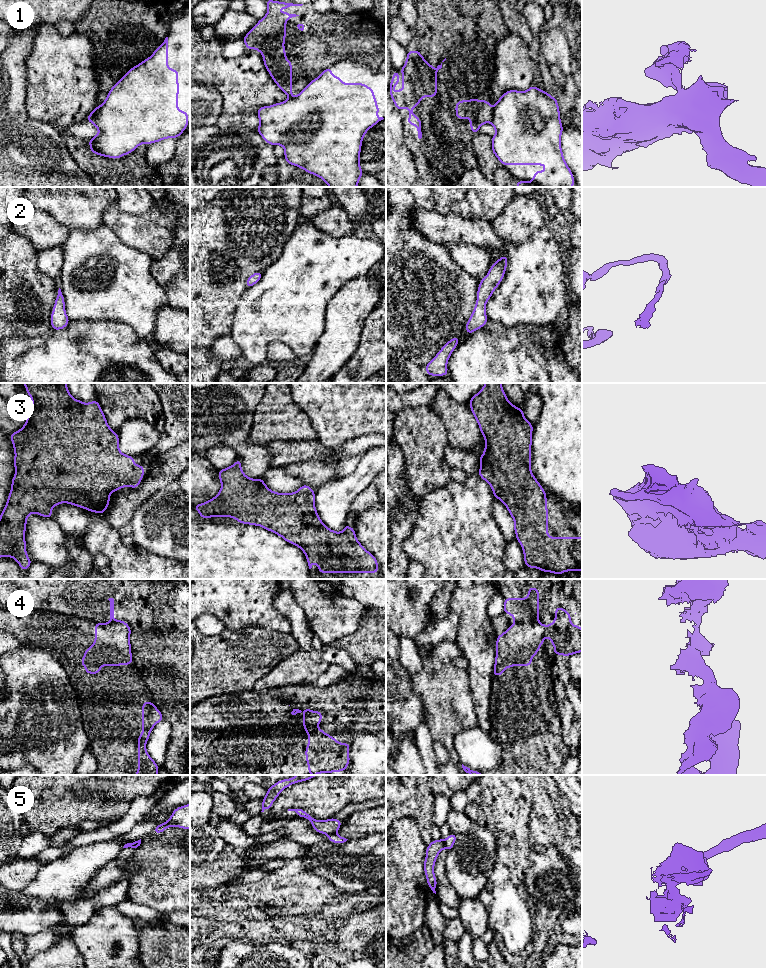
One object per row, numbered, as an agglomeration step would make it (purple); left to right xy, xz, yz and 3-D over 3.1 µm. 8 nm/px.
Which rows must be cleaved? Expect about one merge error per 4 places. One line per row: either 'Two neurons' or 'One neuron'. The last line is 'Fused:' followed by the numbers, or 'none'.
1: Two neurons
2: One neuron
3: One neuron
4: Two neurons
5: Two neurons
Fused: 1, 4, 5

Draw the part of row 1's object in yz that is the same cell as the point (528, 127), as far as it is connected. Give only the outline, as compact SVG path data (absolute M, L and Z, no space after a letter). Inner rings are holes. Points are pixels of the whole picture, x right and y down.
M532 85L526 91L508 90L493 107L490 123L496 134L492 137L492 151L502 165L543 165L547 169L535 171L532 181L517 180L516 187L572 187L575 179L566 164L561 148L564 130L557 98Z

